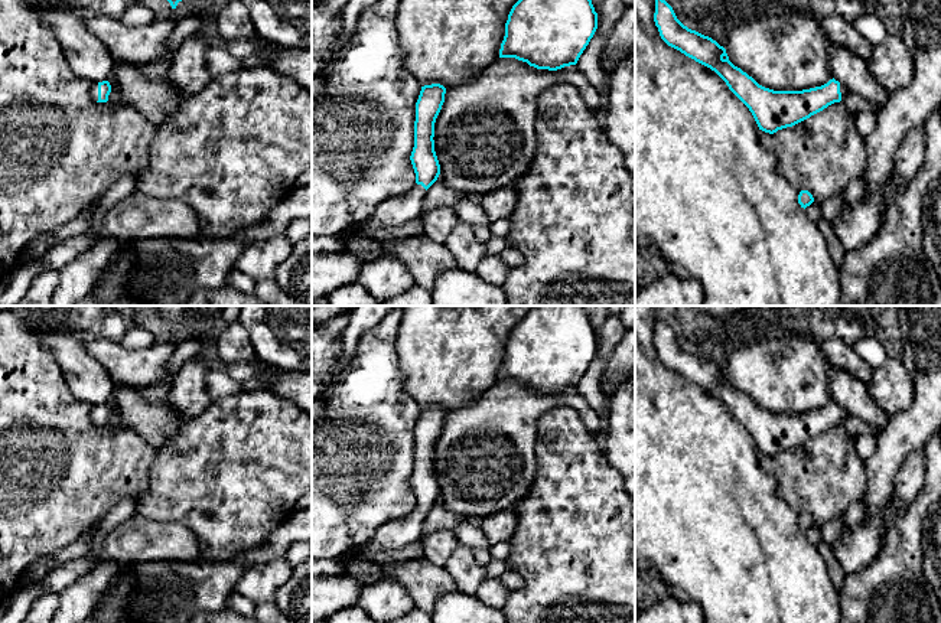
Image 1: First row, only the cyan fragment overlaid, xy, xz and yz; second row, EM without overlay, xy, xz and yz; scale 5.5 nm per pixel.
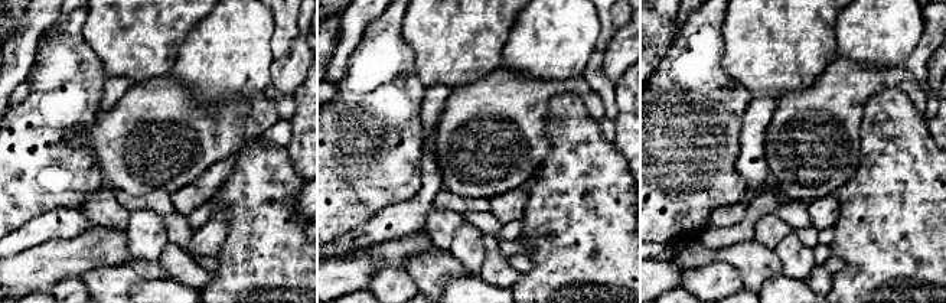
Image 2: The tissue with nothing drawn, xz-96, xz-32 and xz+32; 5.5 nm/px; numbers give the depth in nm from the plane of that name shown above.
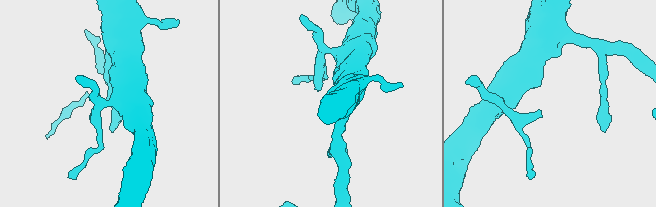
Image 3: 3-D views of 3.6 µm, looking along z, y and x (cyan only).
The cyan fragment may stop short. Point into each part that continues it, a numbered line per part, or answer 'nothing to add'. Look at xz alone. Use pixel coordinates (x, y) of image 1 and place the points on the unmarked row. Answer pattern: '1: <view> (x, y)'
1: xz (394, 535)

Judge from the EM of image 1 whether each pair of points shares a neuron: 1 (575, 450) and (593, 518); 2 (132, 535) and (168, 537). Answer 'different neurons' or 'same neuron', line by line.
1: same neuron
2: same neuron

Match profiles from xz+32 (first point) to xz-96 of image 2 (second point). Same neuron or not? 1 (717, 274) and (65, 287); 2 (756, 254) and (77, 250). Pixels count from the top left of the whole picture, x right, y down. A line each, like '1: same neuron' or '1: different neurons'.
1: same neuron
2: different neurons

